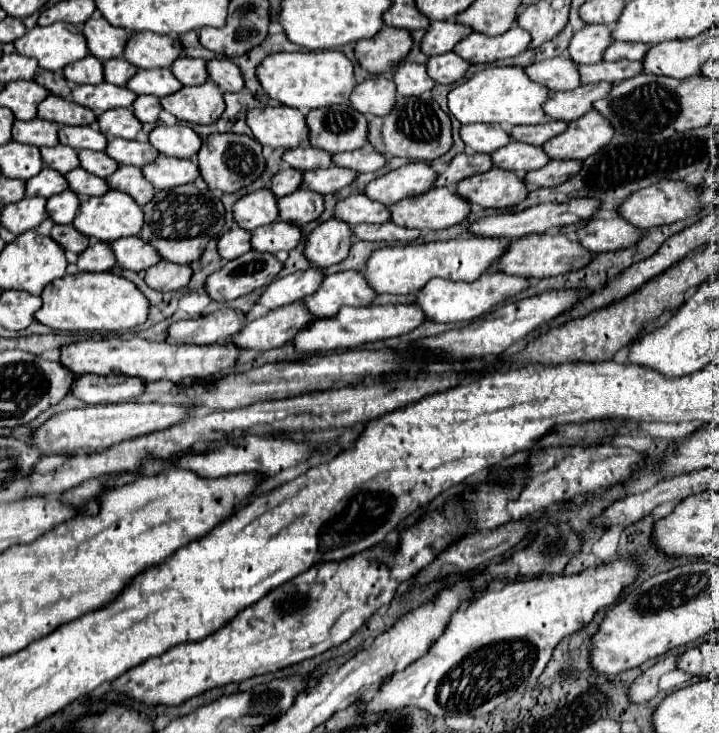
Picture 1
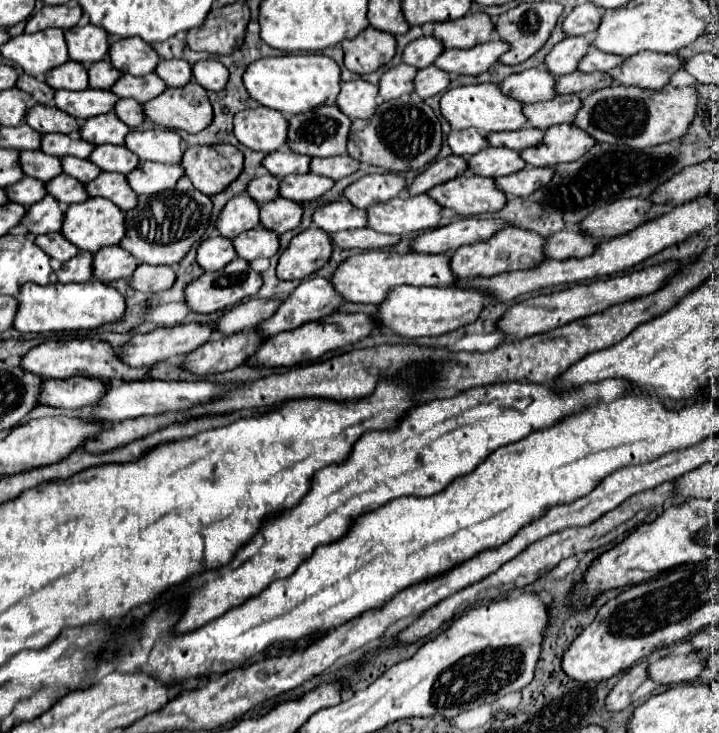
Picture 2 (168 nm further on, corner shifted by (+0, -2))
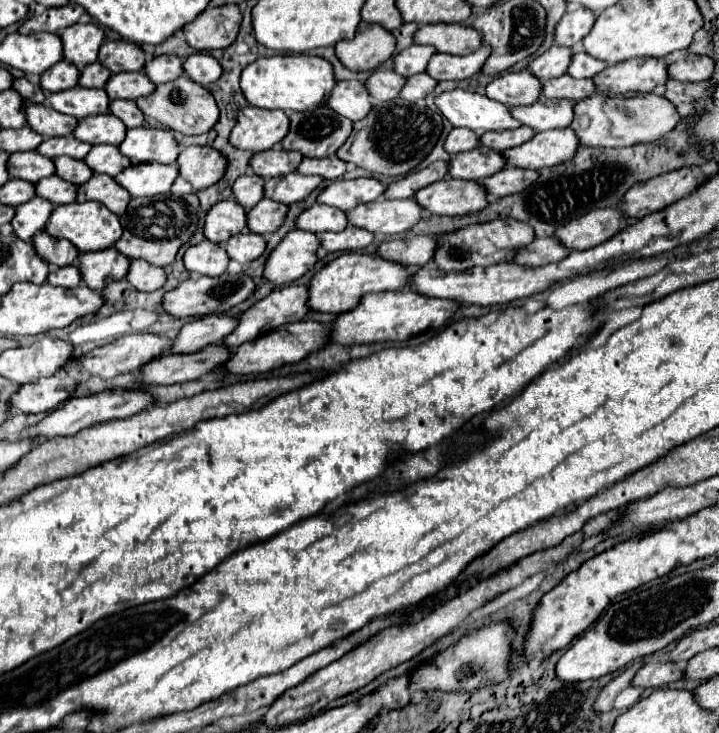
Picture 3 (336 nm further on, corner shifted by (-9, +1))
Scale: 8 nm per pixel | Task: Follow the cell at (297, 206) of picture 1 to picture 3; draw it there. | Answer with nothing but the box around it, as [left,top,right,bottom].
[248,199,288,235]

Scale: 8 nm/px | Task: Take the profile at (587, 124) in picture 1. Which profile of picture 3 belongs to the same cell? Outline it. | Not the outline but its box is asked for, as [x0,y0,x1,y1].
[504,127,580,169]

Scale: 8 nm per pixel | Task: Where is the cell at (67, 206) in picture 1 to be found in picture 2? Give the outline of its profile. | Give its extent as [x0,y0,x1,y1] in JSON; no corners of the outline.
[21,196,63,236]

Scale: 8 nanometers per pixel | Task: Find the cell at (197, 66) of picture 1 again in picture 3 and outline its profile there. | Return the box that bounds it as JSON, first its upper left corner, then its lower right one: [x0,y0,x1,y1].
[144,55,184,85]

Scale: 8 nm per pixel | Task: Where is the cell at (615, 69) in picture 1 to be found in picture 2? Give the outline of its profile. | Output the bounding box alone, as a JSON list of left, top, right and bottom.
[555,72,611,94]

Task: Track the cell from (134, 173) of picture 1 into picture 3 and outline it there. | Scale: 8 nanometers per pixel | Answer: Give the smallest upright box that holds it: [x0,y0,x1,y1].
[76,173,130,215]

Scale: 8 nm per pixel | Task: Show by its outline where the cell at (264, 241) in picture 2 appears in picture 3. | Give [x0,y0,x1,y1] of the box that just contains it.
[226,231,266,263]

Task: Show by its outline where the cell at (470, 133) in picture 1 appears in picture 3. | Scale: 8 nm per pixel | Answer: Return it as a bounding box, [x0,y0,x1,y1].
[444,129,480,155]

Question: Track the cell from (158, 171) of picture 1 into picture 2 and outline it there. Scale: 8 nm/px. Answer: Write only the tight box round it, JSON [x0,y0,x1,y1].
[127,162,183,194]

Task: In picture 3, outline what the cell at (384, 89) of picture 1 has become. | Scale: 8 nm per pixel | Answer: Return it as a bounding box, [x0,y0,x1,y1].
[328,81,372,121]

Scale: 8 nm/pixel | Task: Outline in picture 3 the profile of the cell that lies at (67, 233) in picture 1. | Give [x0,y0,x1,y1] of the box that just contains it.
[34,231,80,267]

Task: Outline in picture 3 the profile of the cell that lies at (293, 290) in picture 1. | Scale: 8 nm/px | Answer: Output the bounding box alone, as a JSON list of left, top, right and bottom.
[174,315,240,353]

